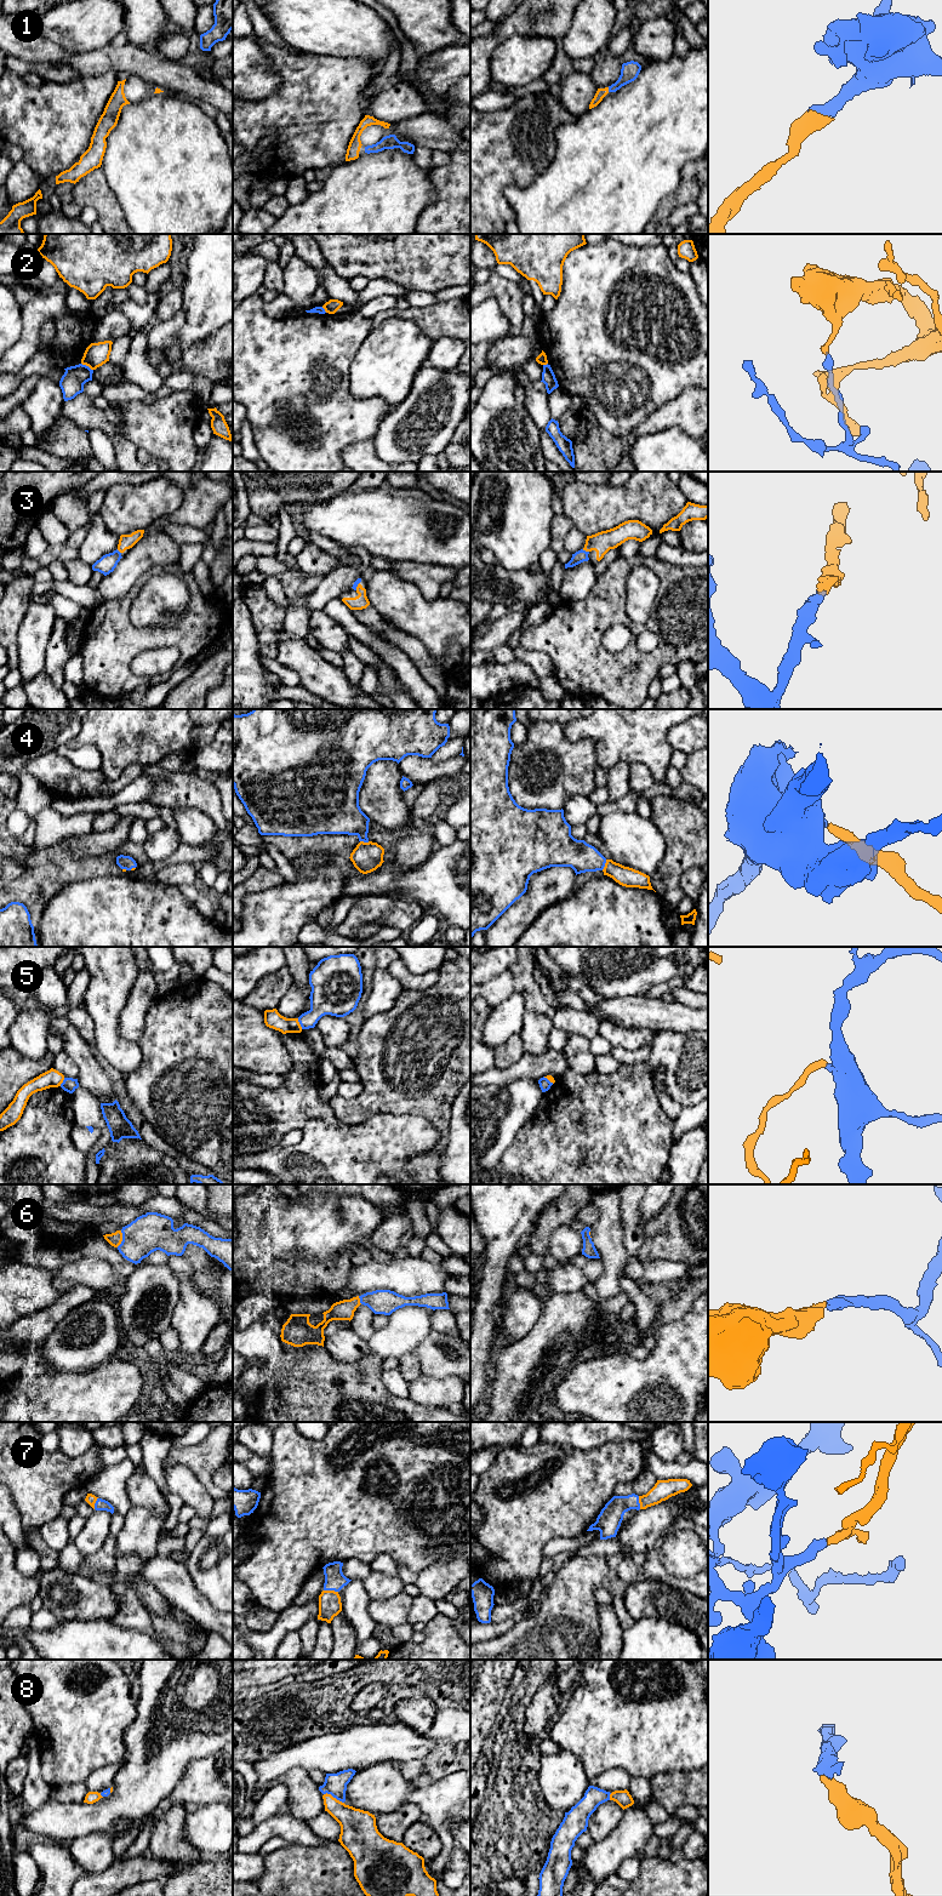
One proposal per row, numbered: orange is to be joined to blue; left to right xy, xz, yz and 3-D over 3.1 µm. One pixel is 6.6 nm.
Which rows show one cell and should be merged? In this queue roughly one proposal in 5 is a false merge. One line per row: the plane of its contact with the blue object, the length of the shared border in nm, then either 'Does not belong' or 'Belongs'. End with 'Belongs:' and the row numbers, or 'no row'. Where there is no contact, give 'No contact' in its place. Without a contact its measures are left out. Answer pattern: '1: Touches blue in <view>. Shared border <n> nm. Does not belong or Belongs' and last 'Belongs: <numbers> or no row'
1: Touches blue in yz. Shared border 30 nm. Belongs
2: Touches blue in xy. Shared border 90 nm. Does not belong
3: Touches blue in yz. Shared border 50 nm. Belongs
4: Touches blue in yz. Shared border 80 nm. Belongs
5: Touches blue in xz. Shared border 80 nm. Does not belong
6: Touches blue in xy. Shared border 120 nm. Belongs
7: Touches blue in xz. Shared border 100 nm. Belongs
8: Touches blue in xz. Shared border 150 nm. Belongs
Belongs: 1, 3, 4, 6, 7, 8

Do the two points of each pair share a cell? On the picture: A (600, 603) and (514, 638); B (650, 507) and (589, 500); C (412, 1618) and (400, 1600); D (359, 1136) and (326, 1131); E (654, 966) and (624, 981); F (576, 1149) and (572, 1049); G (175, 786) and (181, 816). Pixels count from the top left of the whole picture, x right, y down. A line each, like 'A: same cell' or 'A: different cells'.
A: different cells
B: same cell
C: different cells
D: same cell
E: same cell
F: different cells
G: different cells

